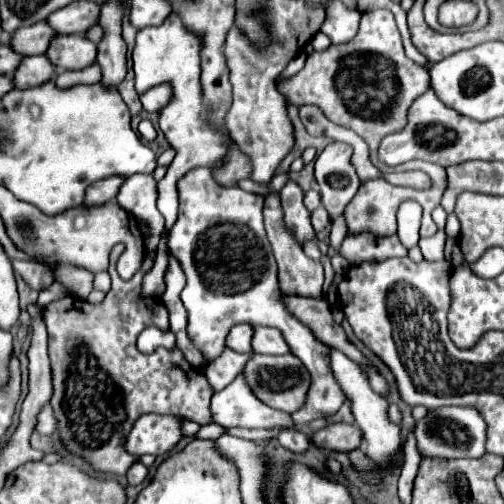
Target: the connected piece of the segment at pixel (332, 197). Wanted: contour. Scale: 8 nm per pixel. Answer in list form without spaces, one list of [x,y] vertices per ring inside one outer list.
[[[332,142],[322,150],[322,154],[316,160],[316,180],[320,184],[322,204],[324,204],[324,208],[328,210],[328,214],[332,218],[336,218],[336,216],[340,216],[344,212],[344,208],[348,206],[348,202],[354,198],[354,194],[360,188],[360,180],[358,180],[356,170],[354,170],[354,166],[350,162],[350,156],[352,156],[352,148],[348,144]]]

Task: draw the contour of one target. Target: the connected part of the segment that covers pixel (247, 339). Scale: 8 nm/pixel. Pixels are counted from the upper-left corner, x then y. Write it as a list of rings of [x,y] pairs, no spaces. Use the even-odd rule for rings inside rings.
[[[250,324],[234,326],[226,338],[226,346],[230,346],[236,352],[250,352],[252,350],[252,346],[250,346],[252,332],[254,332],[254,326],[250,326]]]

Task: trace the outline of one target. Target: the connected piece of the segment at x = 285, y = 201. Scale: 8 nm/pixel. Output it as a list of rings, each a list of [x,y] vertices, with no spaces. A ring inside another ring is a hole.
[[[288,180],[286,186],[280,190],[280,198],[286,224],[290,228],[298,228],[296,238],[300,244],[304,244],[314,234],[314,228],[310,224],[310,212],[304,206],[304,190],[294,180]]]

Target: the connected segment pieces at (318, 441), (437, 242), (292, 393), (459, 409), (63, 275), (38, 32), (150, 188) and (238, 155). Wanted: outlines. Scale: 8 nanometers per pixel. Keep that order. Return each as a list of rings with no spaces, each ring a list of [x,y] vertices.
[[[328,424],[322,430],[314,432],[312,442],[324,450],[352,452],[362,444],[362,432],[354,424]]]
[[[438,230],[434,236],[430,238],[420,238],[420,248],[424,254],[424,260],[430,262],[438,262],[444,260],[444,242],[446,242],[446,234],[442,230]]]
[[[256,354],[252,356],[252,360],[246,364],[244,368],[244,376],[250,384],[250,388],[254,390],[254,394],[268,406],[294,414],[296,410],[300,410],[304,406],[308,388],[310,388],[310,376],[308,370],[304,368],[304,364],[294,356],[294,354],[284,354],[284,356],[264,356],[264,354]]]
[[[444,406],[430,410],[422,420],[416,422],[418,452],[434,458],[480,458],[486,454],[486,422],[480,412],[472,406]]]
[[[58,266],[54,270],[54,278],[64,286],[68,288],[70,294],[78,296],[78,298],[88,298],[88,294],[94,290],[92,282],[94,282],[94,274],[80,268],[80,266]]]
[[[48,22],[34,24],[30,28],[18,28],[16,34],[12,34],[12,48],[24,56],[34,56],[34,54],[44,54],[48,50],[48,44],[56,36],[56,30],[48,26]]]
[[[134,174],[130,176],[118,194],[118,204],[136,218],[142,218],[150,224],[150,250],[156,250],[160,232],[164,228],[164,216],[156,208],[156,180],[152,174]]]
[[[238,146],[232,148],[232,152],[228,152],[226,156],[226,164],[224,168],[216,168],[212,170],[214,178],[224,186],[236,186],[238,178],[248,178],[250,176],[250,164],[248,158],[238,150]]]

